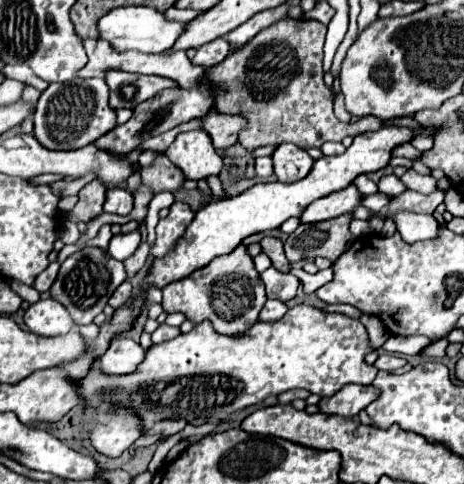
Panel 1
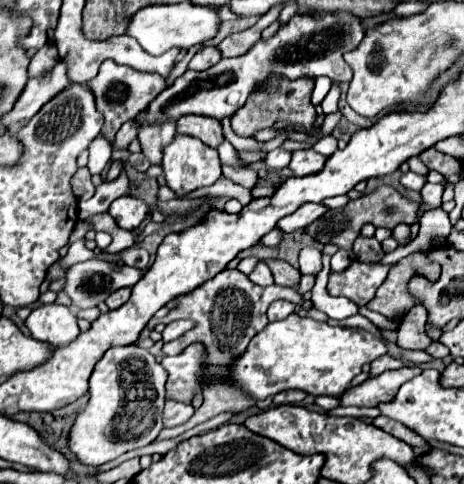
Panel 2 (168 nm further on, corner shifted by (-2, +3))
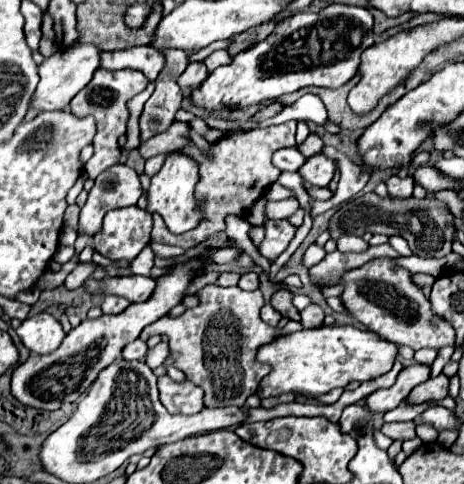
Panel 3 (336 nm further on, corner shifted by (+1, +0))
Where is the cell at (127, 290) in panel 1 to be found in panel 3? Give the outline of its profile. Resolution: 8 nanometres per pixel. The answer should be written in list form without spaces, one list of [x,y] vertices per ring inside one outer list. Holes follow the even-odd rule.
[[[105,297],[103,301],[103,313],[121,313],[129,307],[129,301],[123,297]]]

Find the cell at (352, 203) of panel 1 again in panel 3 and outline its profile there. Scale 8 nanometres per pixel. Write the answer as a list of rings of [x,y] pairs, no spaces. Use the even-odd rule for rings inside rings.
[[[279,219],[279,221],[265,221],[265,239],[259,245],[259,253],[263,257],[267,257],[269,261],[277,259],[291,243],[291,239],[297,233],[297,227],[293,223],[289,223],[287,219]]]

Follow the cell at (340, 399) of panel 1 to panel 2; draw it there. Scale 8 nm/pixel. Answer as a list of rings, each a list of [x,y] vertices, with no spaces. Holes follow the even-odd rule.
[[[404,366],[398,370],[388,370],[382,376],[368,378],[360,386],[344,392],[340,402],[342,402],[342,406],[376,406],[376,404],[394,400],[400,386],[404,382],[408,382],[410,378],[414,378],[420,370],[422,368],[418,368],[418,366],[414,366],[414,368]]]

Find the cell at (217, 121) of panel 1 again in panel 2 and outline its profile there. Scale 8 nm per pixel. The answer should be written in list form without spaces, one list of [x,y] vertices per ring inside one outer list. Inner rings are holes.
[[[194,114],[182,116],[176,122],[176,134],[194,136],[212,148],[216,148],[224,140],[220,120],[210,118],[210,116],[194,116]]]

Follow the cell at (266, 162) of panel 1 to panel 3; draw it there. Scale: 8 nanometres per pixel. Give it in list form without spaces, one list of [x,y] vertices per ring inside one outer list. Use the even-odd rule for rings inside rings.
[[[283,147],[273,153],[273,165],[281,171],[297,171],[305,157],[295,147]]]

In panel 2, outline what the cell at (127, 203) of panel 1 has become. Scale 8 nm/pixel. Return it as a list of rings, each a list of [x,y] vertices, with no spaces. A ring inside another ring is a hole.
[[[120,196],[110,204],[108,214],[114,218],[114,222],[124,230],[136,230],[144,222],[144,218],[150,214],[150,208],[144,200],[134,196]]]

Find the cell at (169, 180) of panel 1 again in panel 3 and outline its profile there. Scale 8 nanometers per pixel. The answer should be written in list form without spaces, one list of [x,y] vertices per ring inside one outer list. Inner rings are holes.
[[[163,51],[163,53],[167,63],[161,69],[161,75],[157,77],[157,87],[153,95],[147,99],[145,109],[139,117],[141,143],[169,129],[171,123],[175,121],[175,113],[181,109],[183,95],[181,87],[177,87],[177,79],[187,67],[187,55],[185,51]]]

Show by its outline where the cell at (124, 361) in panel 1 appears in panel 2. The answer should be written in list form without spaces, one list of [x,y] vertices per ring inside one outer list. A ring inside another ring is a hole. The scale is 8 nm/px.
[[[136,344],[110,348],[90,376],[90,400],[84,410],[78,412],[70,428],[68,450],[80,464],[102,466],[124,452],[154,442],[164,428],[164,382],[166,370],[148,350],[138,348]]]

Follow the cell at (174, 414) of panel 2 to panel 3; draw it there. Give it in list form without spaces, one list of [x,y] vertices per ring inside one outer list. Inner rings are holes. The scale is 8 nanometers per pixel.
[[[167,375],[159,377],[159,393],[161,403],[173,415],[195,415],[203,409],[203,391],[189,381],[175,383]]]

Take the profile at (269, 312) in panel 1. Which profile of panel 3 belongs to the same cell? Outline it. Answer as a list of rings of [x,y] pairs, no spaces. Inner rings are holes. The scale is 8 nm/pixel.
[[[267,303],[267,305],[263,305],[263,309],[261,309],[261,319],[263,319],[267,325],[277,327],[277,323],[281,321],[281,313]]]

